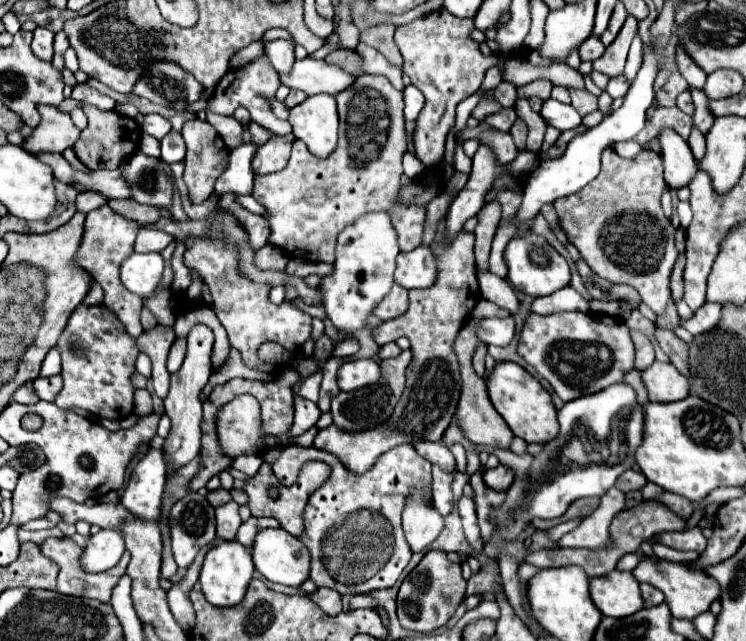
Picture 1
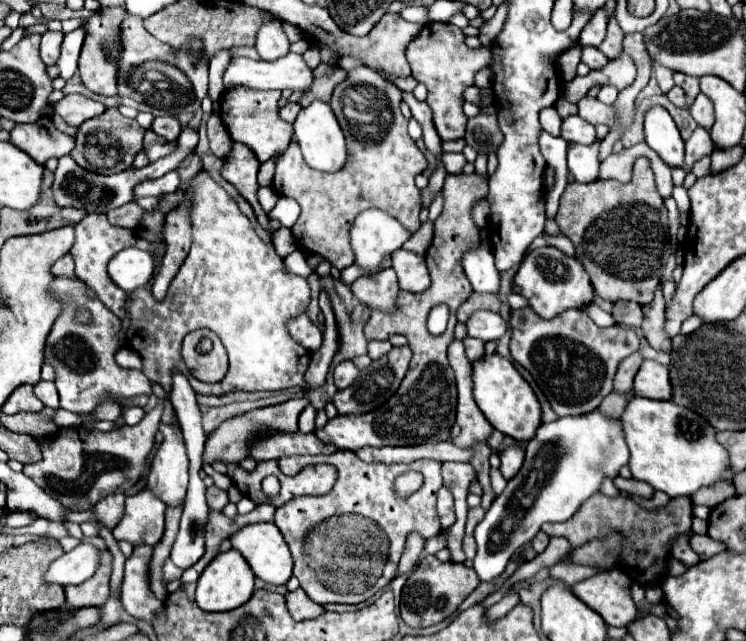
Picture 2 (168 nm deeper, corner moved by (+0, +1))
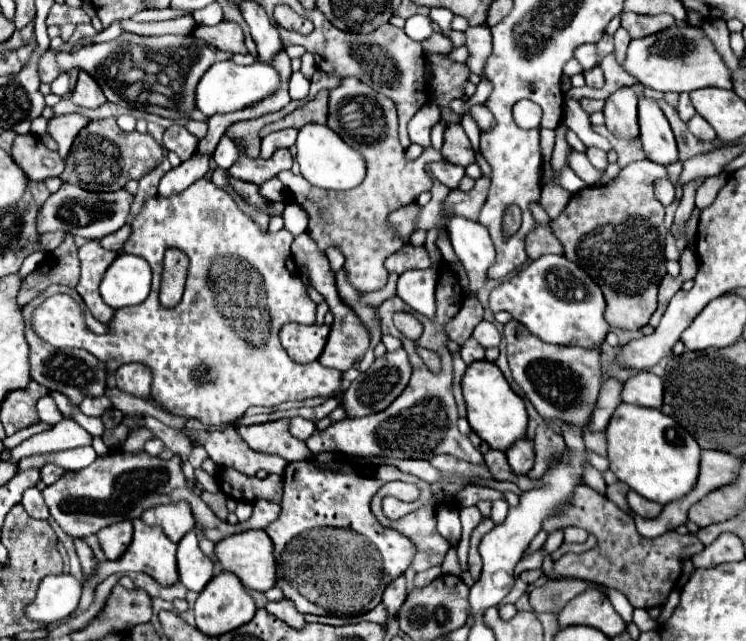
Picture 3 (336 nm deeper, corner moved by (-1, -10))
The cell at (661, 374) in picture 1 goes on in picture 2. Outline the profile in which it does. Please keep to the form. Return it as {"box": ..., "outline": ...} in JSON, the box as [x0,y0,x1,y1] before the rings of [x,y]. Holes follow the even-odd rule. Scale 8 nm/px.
{"box":[633,360,671,400],"outline":[[[643,360],[633,390],[637,396],[651,398],[651,400],[669,400],[671,398],[671,380],[667,366],[655,362],[655,360]]]}

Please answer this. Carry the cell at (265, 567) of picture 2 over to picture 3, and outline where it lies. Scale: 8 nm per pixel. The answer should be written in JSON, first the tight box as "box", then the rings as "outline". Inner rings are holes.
{"box":[214,529,276,591],"outline":[[[252,529],[252,531],[244,531],[244,533],[236,533],[230,535],[226,539],[222,539],[216,547],[214,547],[214,555],[218,557],[222,571],[234,573],[242,585],[246,589],[254,589],[254,591],[268,591],[270,587],[274,587],[274,577],[276,577],[276,563],[274,563],[274,545],[270,541],[270,537],[266,535],[266,531],[260,529]]]}

